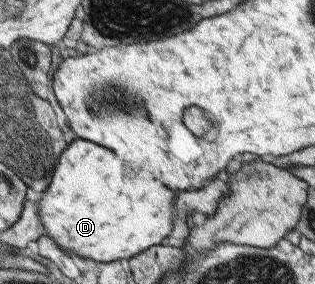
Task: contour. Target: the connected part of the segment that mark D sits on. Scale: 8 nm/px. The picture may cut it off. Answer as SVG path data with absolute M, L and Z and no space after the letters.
M70 136L70 139L71 142L62 150L58 163L51 172L49 188L42 193L39 200L39 217L45 225L47 236L55 241L57 247L61 247L61 251L75 253L79 257L97 262L127 260L161 243L161 239L171 231L173 191L163 187L159 181L135 185L133 177L127 177L123 161L117 159L109 149L74 136Z

